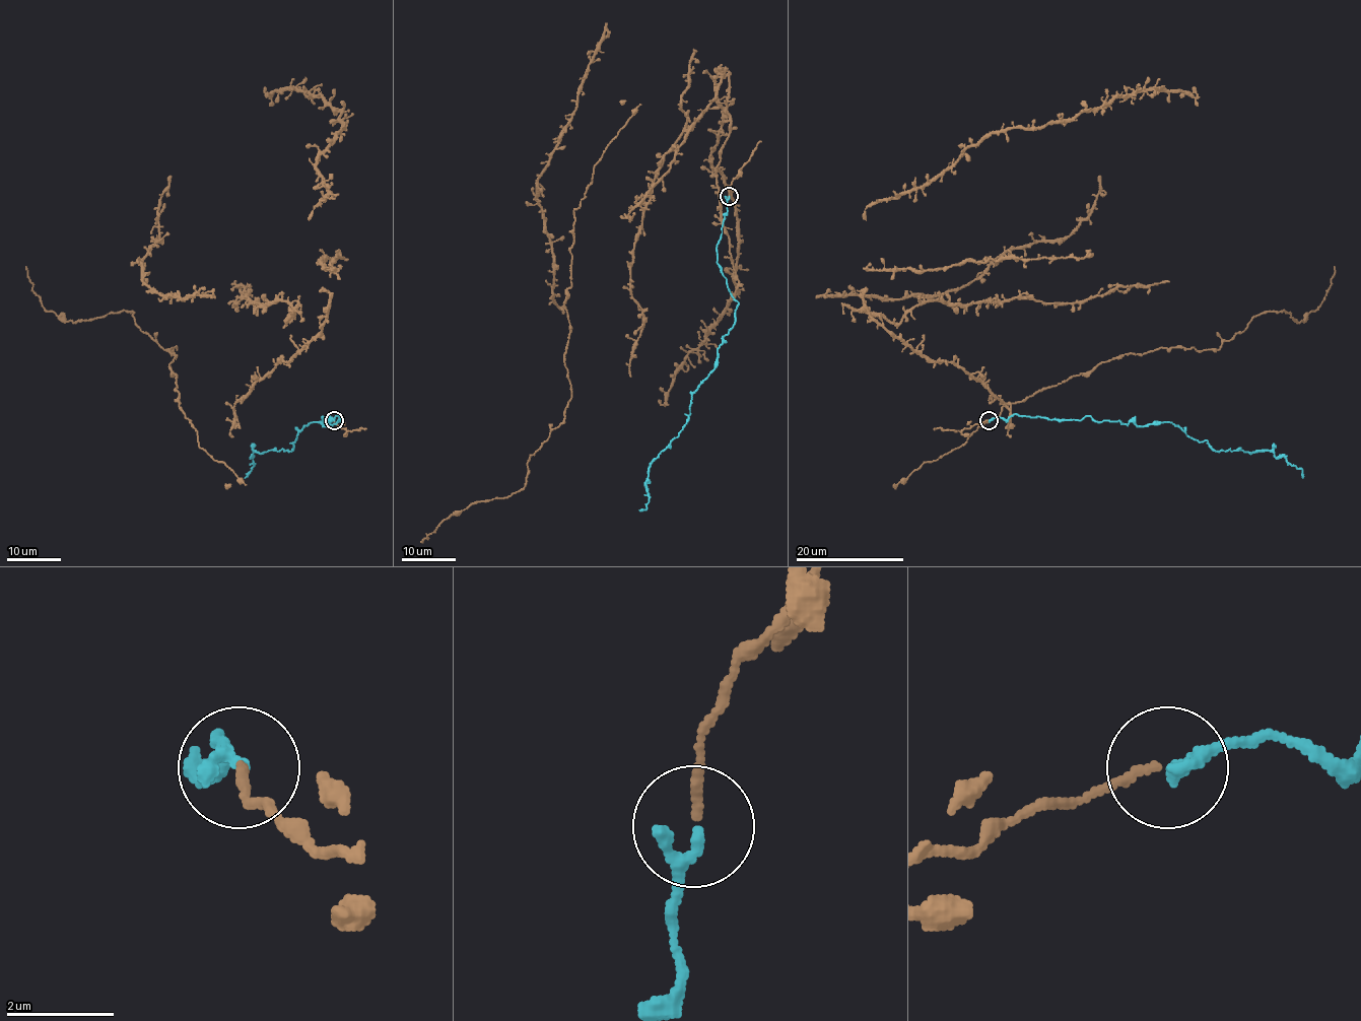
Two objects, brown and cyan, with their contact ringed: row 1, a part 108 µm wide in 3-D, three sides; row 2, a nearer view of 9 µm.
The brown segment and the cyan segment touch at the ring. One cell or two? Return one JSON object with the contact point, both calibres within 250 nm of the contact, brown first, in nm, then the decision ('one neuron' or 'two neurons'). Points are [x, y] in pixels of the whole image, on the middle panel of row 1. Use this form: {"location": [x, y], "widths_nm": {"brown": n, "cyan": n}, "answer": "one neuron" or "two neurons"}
{"location": [729, 196], "widths_nm": {"brown": 150, "cyan": 150}, "answer": "one neuron"}

